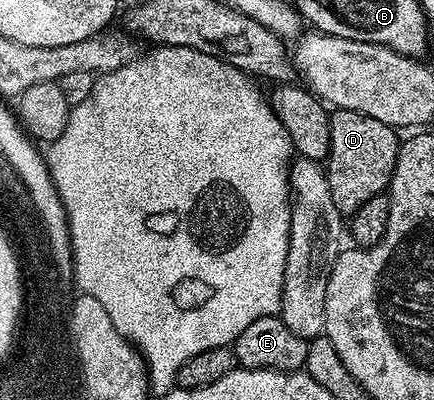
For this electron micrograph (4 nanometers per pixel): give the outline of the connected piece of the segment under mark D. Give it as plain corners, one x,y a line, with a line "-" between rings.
334,110
329,117
331,125
331,149
327,160
327,174
331,185
331,201
335,201
335,209
341,211
342,216
352,217
359,205
371,201
371,197
382,194
393,179
393,171
397,168
397,154
401,152
402,140
397,139
398,132
374,117
363,113

